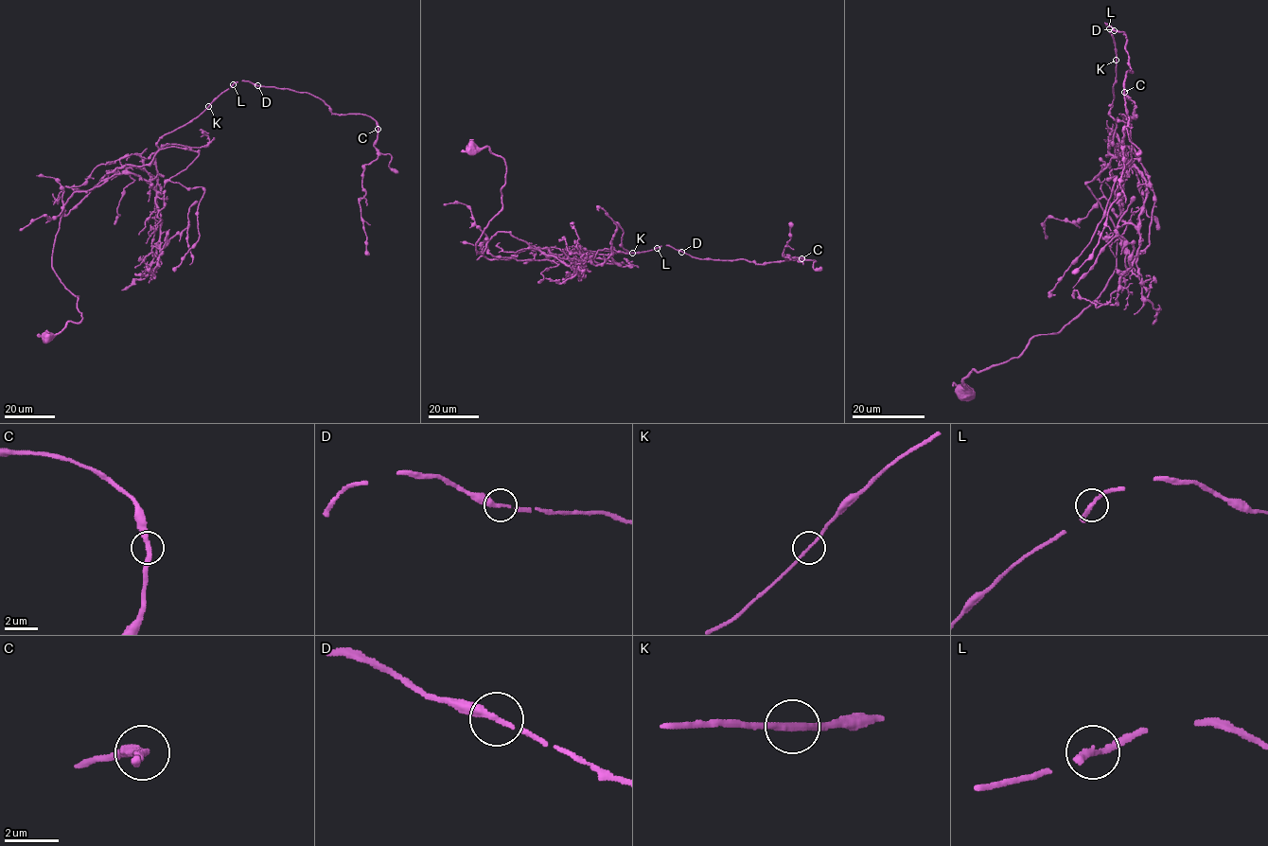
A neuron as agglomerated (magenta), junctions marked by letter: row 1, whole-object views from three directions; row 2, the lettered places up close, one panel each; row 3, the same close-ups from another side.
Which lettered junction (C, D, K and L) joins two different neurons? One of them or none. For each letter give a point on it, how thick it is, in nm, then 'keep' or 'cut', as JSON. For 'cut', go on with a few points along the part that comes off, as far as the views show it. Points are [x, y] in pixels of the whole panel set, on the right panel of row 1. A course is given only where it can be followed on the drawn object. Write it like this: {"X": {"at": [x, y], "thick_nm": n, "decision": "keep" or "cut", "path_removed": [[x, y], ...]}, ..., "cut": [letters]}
{"C": {"at": [1124, 92], "thick_nm": 240, "decision": "keep"}, "D": {"at": [1114, 30], "thick_nm": 240, "decision": "keep"}, "K": {"at": [1116, 60], "thick_nm": 190, "decision": "keep"}, "L": {"at": [1109, 28], "thick_nm": 200, "decision": "keep"}, "cut": []}

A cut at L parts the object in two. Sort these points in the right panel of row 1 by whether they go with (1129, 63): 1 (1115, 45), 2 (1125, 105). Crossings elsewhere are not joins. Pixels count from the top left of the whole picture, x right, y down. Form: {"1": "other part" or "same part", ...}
{"1": "other part", "2": "same part"}

